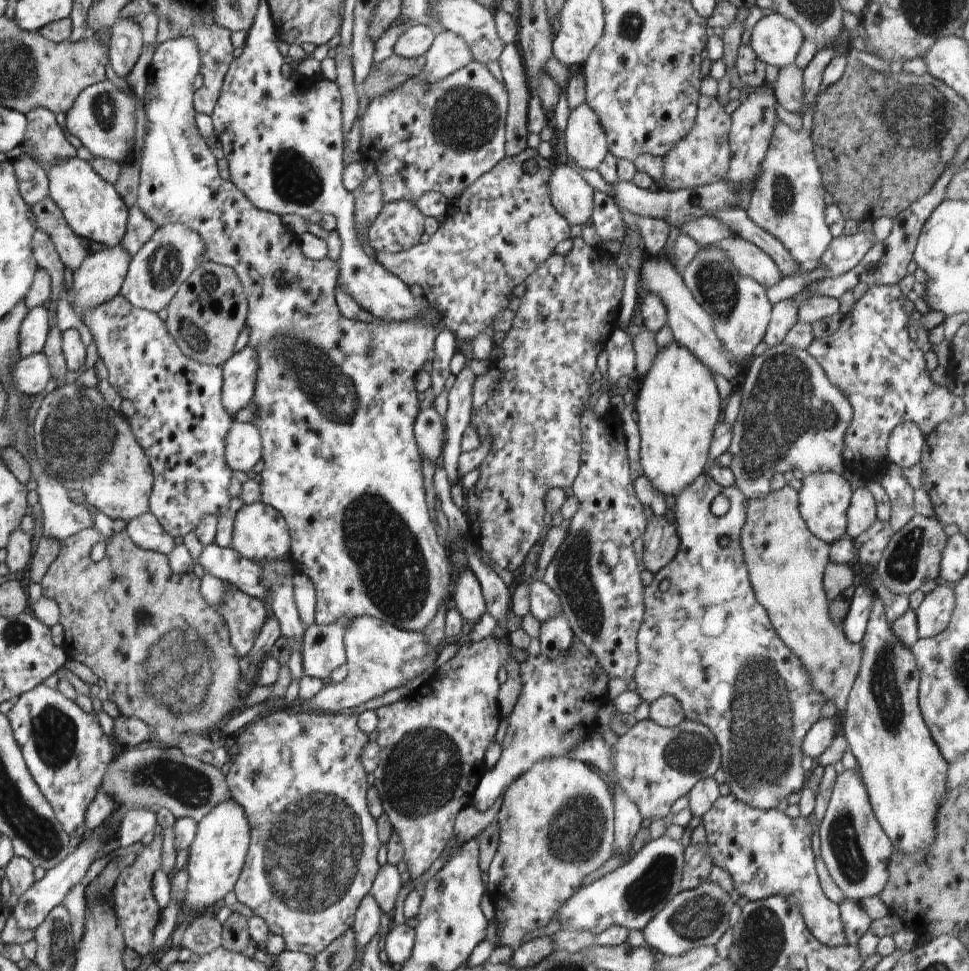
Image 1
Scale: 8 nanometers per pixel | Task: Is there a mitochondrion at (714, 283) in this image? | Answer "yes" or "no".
yes

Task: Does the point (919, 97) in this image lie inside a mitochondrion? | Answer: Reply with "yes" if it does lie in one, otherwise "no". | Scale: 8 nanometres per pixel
yes

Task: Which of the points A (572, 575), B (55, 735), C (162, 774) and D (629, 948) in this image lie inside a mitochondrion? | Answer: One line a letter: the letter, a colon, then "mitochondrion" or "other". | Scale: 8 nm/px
A: mitochondrion
B: mitochondrion
C: mitochondrion
D: other

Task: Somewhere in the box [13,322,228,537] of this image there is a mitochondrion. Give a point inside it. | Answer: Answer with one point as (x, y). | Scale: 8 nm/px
(74, 446)

